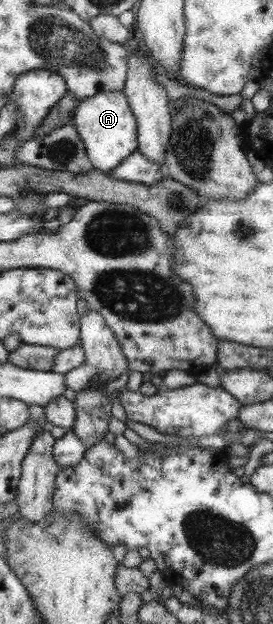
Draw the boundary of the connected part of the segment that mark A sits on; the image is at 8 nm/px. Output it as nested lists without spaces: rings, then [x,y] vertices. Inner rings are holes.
[[[121,90],[98,93],[90,99],[81,100],[73,122],[87,147],[93,167],[105,174],[112,172],[125,157],[136,151],[136,122],[132,117],[127,97]]]

